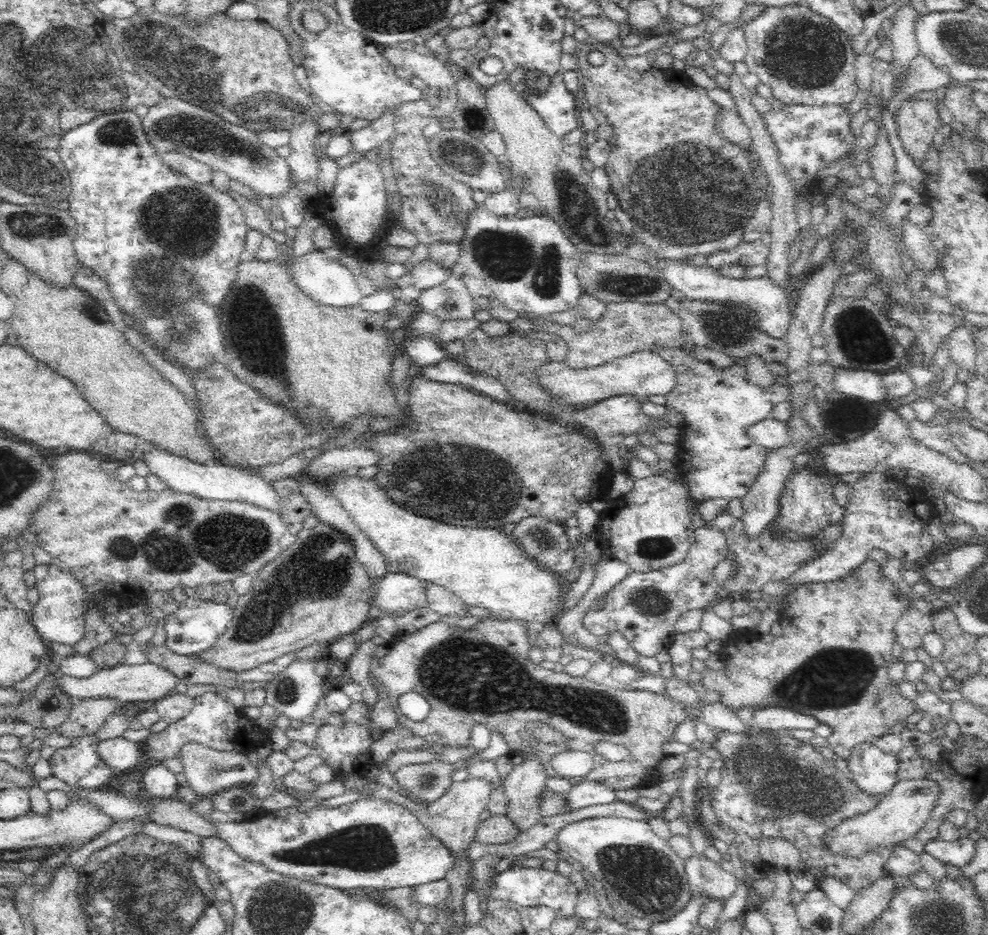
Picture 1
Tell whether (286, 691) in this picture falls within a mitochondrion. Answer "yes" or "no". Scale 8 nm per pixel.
yes

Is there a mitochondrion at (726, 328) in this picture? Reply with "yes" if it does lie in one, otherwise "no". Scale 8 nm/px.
yes

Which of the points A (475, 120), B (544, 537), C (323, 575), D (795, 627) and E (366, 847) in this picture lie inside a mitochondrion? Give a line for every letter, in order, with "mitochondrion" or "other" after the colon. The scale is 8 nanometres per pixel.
A: mitochondrion
B: mitochondrion
C: mitochondrion
D: other
E: mitochondrion

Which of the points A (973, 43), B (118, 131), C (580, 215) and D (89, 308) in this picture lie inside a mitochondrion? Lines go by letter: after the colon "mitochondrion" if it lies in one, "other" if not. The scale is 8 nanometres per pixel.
A: mitochondrion
B: mitochondrion
C: mitochondrion
D: mitochondrion

